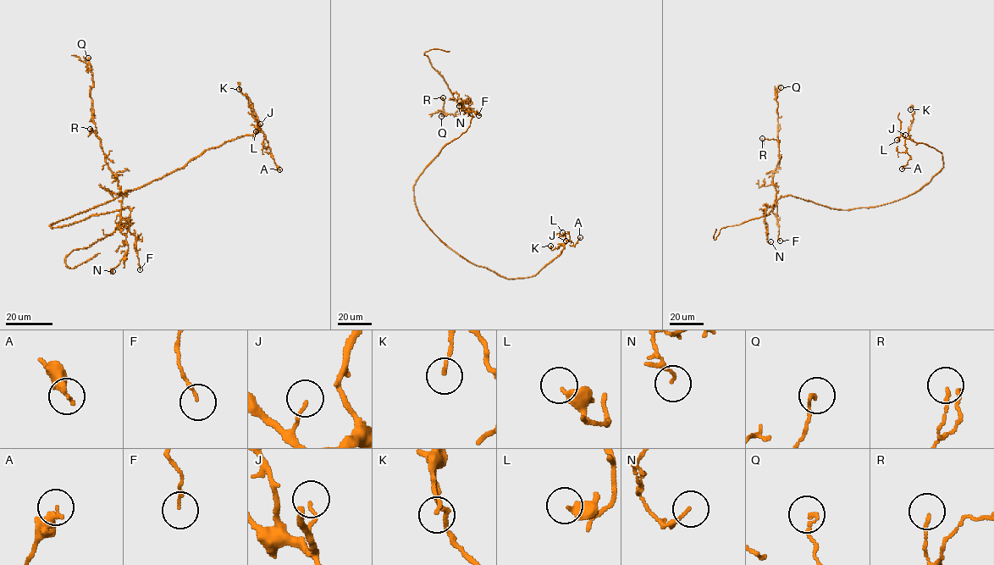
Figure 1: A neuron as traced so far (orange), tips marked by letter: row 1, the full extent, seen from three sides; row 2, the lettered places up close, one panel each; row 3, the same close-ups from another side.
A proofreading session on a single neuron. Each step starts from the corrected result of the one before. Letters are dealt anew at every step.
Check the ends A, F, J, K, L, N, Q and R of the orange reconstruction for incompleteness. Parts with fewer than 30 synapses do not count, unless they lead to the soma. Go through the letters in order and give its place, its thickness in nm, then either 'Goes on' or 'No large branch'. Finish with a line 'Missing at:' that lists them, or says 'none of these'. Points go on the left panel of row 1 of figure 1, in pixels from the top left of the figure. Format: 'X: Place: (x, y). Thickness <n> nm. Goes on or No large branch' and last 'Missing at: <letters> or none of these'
A: Place: (279, 169). Thickness 240 nm. No large branch
F: Place: (140, 269). Thickness 120 nm. No large branch
J: Place: (260, 124). Thickness 100 nm. No large branch
K: Place: (239, 89). Thickness 120 nm. No large branch
L: Place: (256, 131). Thickness 380 nm. No large branch
N: Place: (113, 271). Thickness 100 nm. No large branch
Q: Place: (88, 58). Thickness 140 nm. No large branch
R: Place: (90, 129). Thickness 110 nm. No large branch
Missing at: none of these

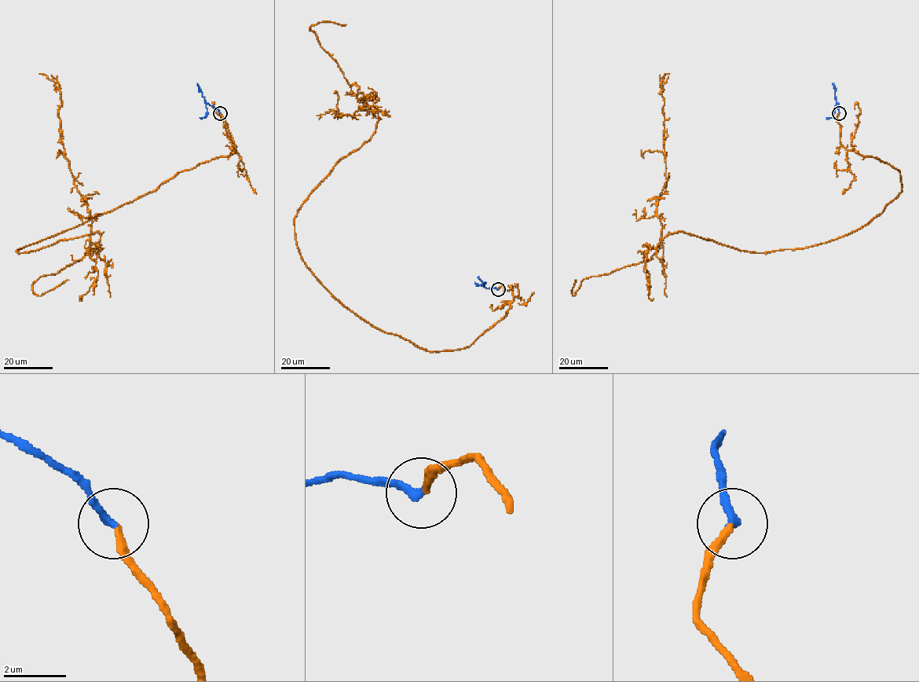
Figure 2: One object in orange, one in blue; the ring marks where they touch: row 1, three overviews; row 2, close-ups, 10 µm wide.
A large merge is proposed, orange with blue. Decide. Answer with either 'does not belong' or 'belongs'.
belongs

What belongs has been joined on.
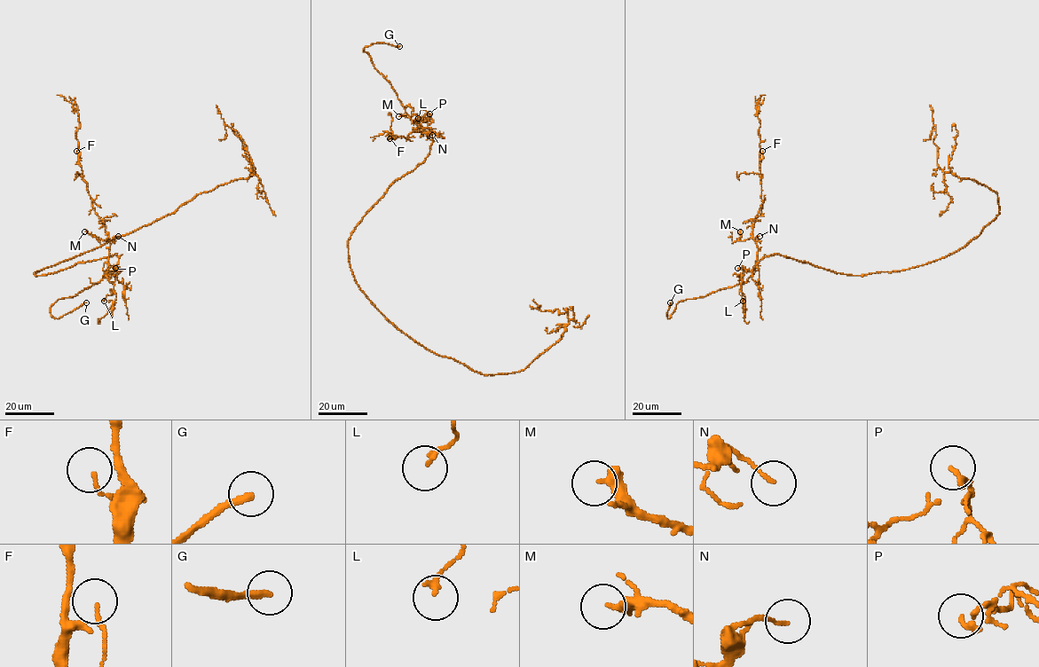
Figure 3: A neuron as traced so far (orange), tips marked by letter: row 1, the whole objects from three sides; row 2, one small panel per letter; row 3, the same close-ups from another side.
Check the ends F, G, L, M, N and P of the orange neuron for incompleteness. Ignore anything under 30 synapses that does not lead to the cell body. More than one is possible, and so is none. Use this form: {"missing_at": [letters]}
{"missing_at": ["G", "M"]}

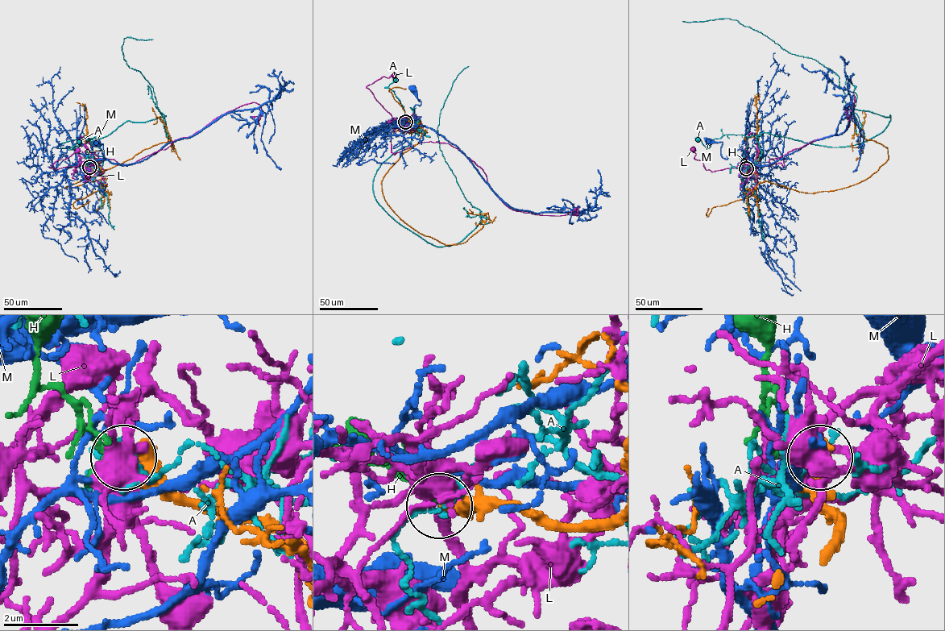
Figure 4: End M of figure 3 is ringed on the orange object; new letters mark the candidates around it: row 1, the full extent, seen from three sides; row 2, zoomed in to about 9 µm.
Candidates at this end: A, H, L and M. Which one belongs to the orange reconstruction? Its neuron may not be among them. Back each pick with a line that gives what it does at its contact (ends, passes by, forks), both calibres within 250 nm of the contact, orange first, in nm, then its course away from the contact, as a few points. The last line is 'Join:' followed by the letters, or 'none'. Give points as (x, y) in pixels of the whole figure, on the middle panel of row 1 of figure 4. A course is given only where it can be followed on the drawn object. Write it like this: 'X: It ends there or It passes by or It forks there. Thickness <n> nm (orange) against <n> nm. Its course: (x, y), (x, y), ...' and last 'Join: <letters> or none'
H: It passes by. Thickness 380 nm (orange) against 110 nm
Join: H

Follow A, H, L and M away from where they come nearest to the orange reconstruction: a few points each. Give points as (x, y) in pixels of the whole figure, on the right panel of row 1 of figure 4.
A: (746, 168), (743, 168), (745, 170), (760, 155), (756, 135), (725, 134), (714, 139), (706, 148), (697, 139)
H: (746, 168), (743, 160), (745, 149)
L: (746, 168), (758, 155), (756, 141), (751, 134), (745, 167), (706, 170), (702, 162), (694, 158), (693, 149)
M: (745, 170), (746, 177), (749, 159), (743, 150), (733, 151), (723, 158), (722, 143), (709, 142)

